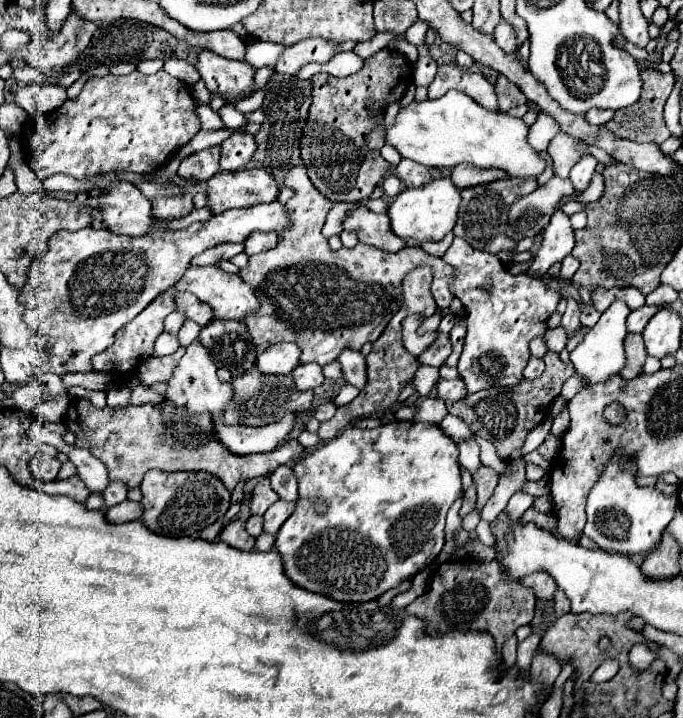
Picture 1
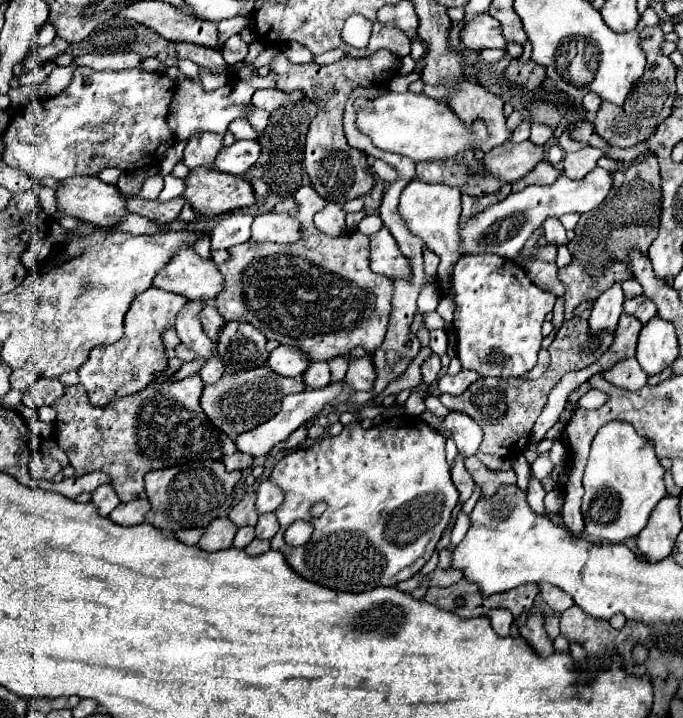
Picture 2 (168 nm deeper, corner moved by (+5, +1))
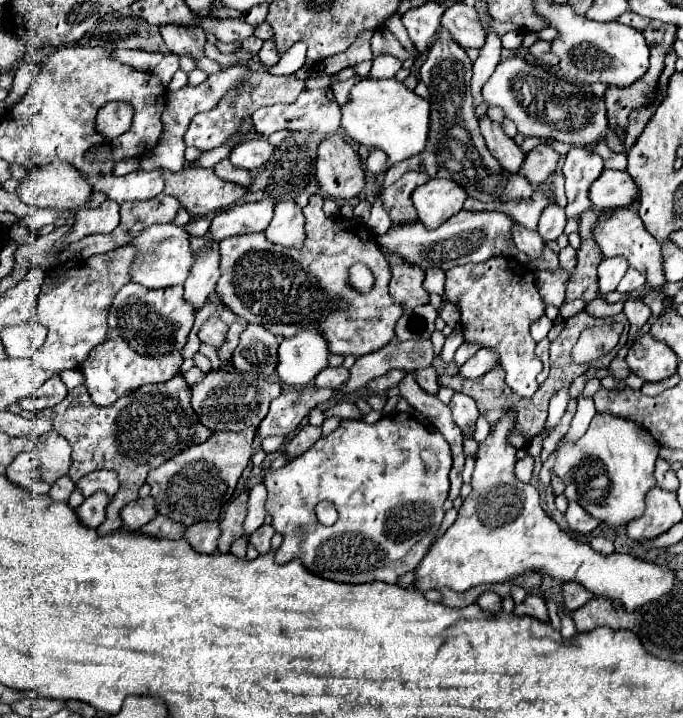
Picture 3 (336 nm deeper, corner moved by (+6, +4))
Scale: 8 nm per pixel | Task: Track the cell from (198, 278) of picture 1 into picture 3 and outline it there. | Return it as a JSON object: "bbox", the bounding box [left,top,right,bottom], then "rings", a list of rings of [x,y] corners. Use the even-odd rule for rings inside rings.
{"bbox":[127,224,195,288],"rings":[[[175,224],[149,226],[147,230],[141,230],[141,234],[131,238],[127,246],[137,248],[137,256],[133,258],[129,268],[131,282],[143,284],[147,288],[167,288],[167,286],[183,284],[191,270],[191,262],[195,260],[195,252],[189,246],[189,234]],[[149,248],[155,248],[155,250],[149,252]]]}

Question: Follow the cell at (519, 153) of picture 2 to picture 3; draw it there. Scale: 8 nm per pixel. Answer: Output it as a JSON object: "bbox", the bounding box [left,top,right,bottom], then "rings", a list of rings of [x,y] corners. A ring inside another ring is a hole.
{"bbox":[523,144,559,186],"rings":[[[539,144],[527,154],[523,162],[523,176],[533,186],[539,186],[557,170],[557,162],[559,162],[559,154],[551,146]]]}

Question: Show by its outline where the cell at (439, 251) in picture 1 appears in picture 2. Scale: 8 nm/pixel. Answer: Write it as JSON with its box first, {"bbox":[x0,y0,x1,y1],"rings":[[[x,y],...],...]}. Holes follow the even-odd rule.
{"bbox":[424,249,440,277],"rings":[[[424,249],[424,269],[426,269],[426,277],[432,277],[436,273],[438,263],[440,263],[440,257],[436,257],[436,253],[432,253],[430,249]]]}

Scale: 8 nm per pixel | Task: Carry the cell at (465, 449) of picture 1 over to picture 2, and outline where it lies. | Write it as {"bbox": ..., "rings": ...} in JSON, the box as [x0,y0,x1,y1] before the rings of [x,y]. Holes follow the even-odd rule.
{"bbox":[420,411,482,457],"rings":[[[425,411],[420,418],[434,429],[444,429],[452,435],[458,451],[462,457],[472,457],[482,441],[482,429],[464,413],[450,413],[438,419],[429,411]]]}

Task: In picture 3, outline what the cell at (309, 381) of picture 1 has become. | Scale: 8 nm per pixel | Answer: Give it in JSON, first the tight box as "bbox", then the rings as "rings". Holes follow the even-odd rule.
{"bbox":[315,368,349,388],"rings":[[[327,368],[323,370],[323,374],[319,374],[319,378],[315,378],[315,386],[319,388],[341,388],[349,378],[349,370],[347,368]]]}

